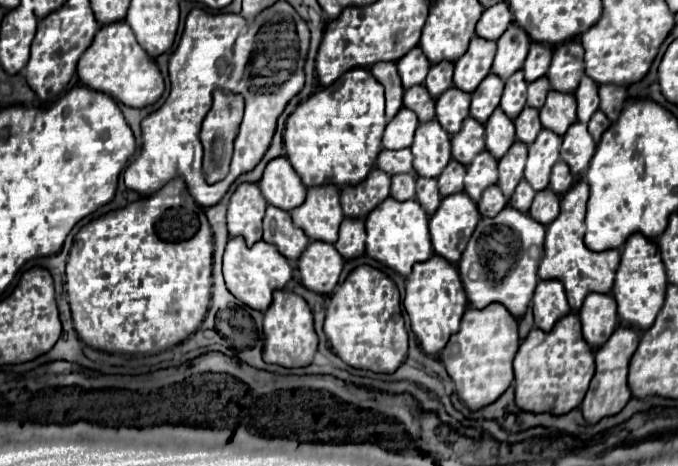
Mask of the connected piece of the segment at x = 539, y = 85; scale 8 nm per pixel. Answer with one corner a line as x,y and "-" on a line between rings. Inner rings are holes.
540,77
540,79
532,81
532,83
528,83
528,105
540,109
544,105
544,101
546,101
548,91
550,91
550,83
548,83
546,77

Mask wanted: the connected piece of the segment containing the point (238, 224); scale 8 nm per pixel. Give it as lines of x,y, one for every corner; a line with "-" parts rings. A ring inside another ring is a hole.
240,183
230,197
228,205
228,233
232,237
242,235
246,245
254,245
262,239
262,217
266,211
266,199
256,183

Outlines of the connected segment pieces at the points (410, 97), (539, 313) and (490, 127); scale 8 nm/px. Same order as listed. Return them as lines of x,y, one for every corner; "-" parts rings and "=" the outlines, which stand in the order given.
414,85
404,91
404,107
412,109
418,115
420,123
434,119
434,99
424,85
=
558,279
540,281
532,299
532,309
534,309
536,327
548,333
558,319
570,313
564,285
=
498,107
490,119
486,121
486,149
496,157
500,159
508,149
510,145
516,141
514,137
514,123
512,119
506,117
506,113

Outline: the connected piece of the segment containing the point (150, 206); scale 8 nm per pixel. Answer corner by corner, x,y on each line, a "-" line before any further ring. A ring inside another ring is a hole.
180,177
158,193
84,225
74,237
66,263
66,293
80,339
106,353
151,355
182,343
200,327
211,307
212,251
212,231
204,209
194,203

